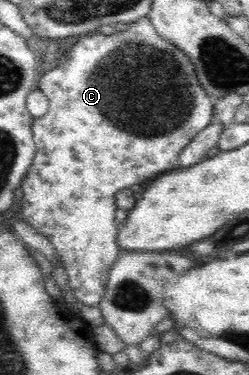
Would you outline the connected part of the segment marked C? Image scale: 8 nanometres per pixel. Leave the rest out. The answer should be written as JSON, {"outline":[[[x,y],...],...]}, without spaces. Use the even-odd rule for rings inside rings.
{"outline":[[[149,17],[110,35],[101,32],[81,35],[68,55],[56,60],[55,68],[39,74],[37,88],[49,100],[49,111],[33,120],[37,151],[20,183],[21,219],[49,238],[64,263],[76,300],[85,306],[100,307],[109,269],[120,252],[115,195],[127,188],[137,189],[146,179],[180,169],[178,161],[185,146],[212,123],[214,101],[198,82],[189,57],[161,37]]]}

